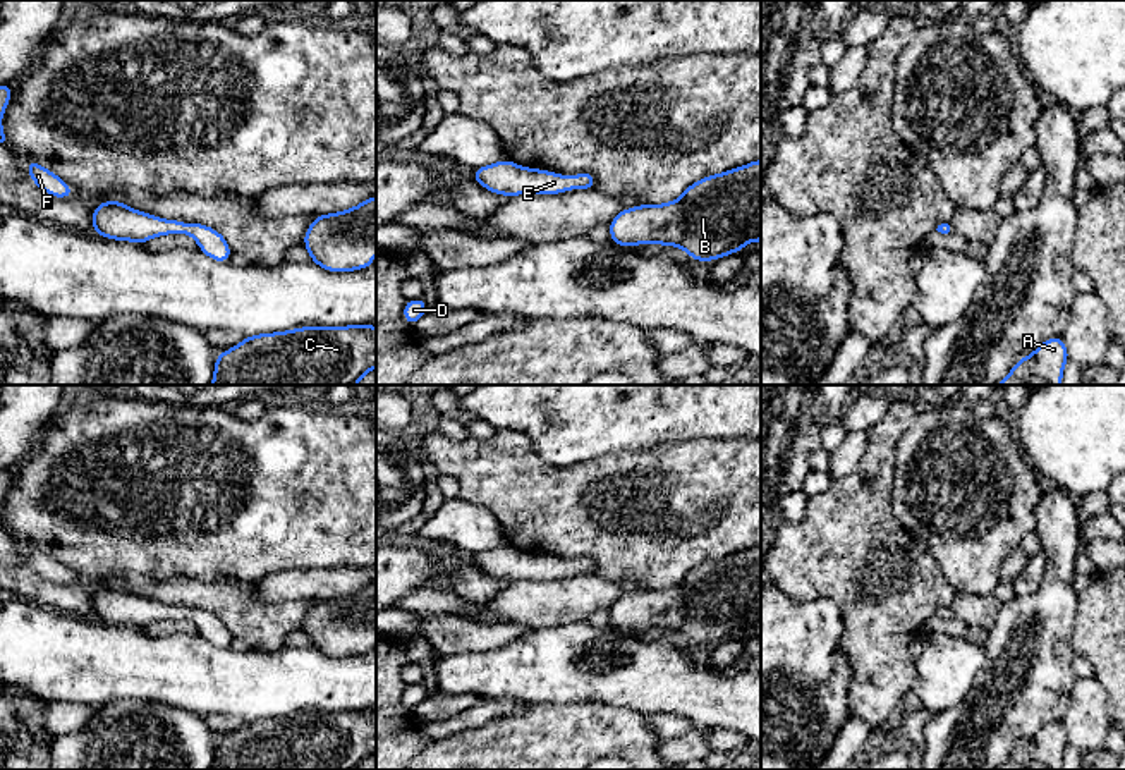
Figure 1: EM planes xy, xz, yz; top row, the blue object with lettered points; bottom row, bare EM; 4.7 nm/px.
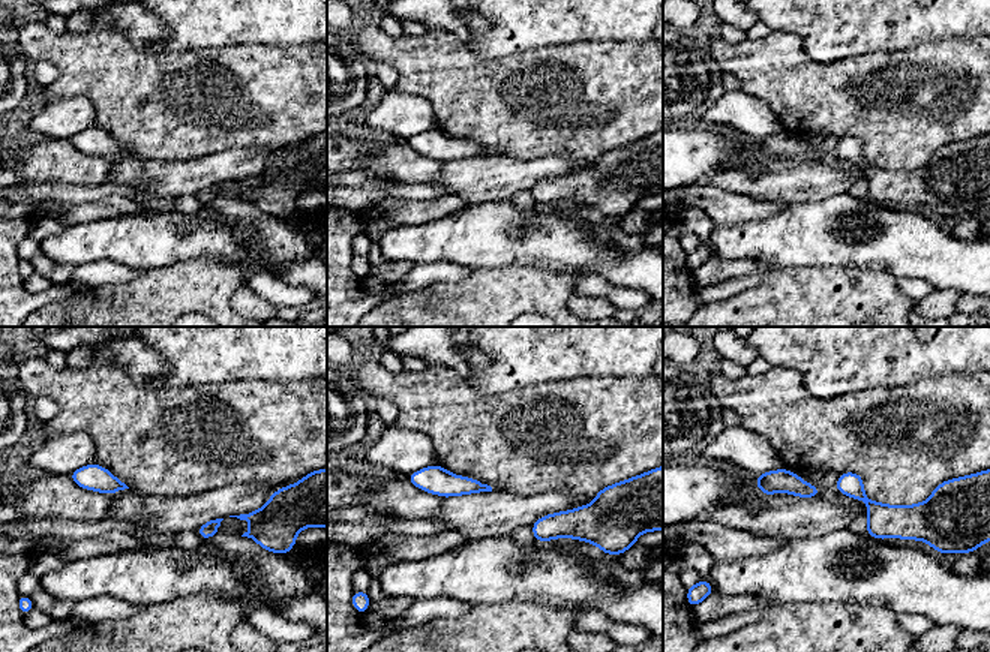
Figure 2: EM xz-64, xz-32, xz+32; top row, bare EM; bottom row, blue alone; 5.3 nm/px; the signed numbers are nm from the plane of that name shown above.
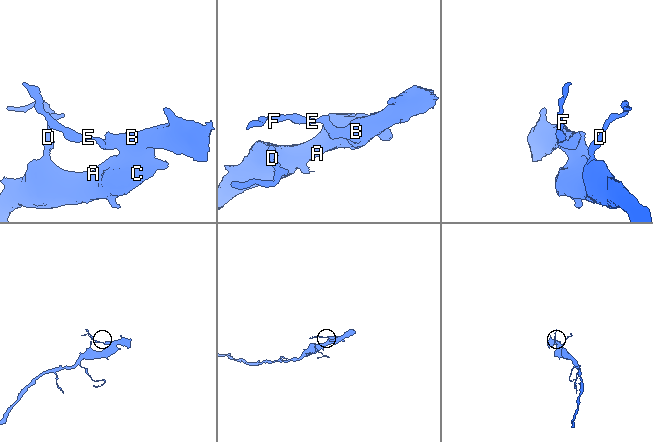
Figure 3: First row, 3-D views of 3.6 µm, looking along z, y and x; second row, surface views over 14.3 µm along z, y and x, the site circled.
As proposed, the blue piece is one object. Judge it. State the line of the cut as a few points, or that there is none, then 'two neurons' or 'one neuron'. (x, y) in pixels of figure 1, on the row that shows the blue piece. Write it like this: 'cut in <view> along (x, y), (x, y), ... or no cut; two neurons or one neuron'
no cut; one neuron

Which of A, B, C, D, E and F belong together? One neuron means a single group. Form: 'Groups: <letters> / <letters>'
Groups: A B C D E F

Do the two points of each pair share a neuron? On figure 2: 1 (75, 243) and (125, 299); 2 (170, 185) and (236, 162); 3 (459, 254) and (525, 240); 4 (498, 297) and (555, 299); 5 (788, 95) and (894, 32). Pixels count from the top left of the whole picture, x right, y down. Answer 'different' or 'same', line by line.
1: different
2: same
3: same
4: same
5: different

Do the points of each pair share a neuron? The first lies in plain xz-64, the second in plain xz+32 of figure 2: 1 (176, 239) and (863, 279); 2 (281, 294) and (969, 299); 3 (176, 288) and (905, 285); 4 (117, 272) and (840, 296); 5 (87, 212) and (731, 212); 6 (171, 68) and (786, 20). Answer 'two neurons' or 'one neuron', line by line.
1: two neurons
2: one neuron
3: two neurons
4: two neurons
5: one neuron
6: two neurons

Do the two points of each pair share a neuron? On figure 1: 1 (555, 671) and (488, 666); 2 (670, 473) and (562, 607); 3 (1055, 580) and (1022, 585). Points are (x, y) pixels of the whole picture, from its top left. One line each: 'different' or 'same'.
1: same
2: different
3: different

